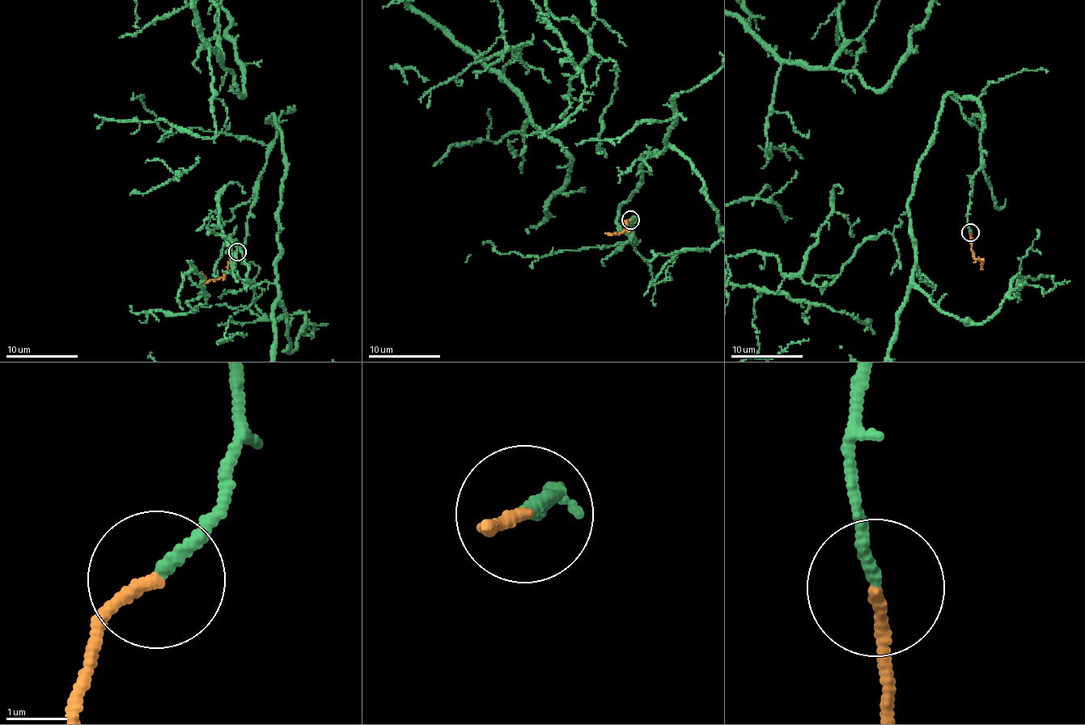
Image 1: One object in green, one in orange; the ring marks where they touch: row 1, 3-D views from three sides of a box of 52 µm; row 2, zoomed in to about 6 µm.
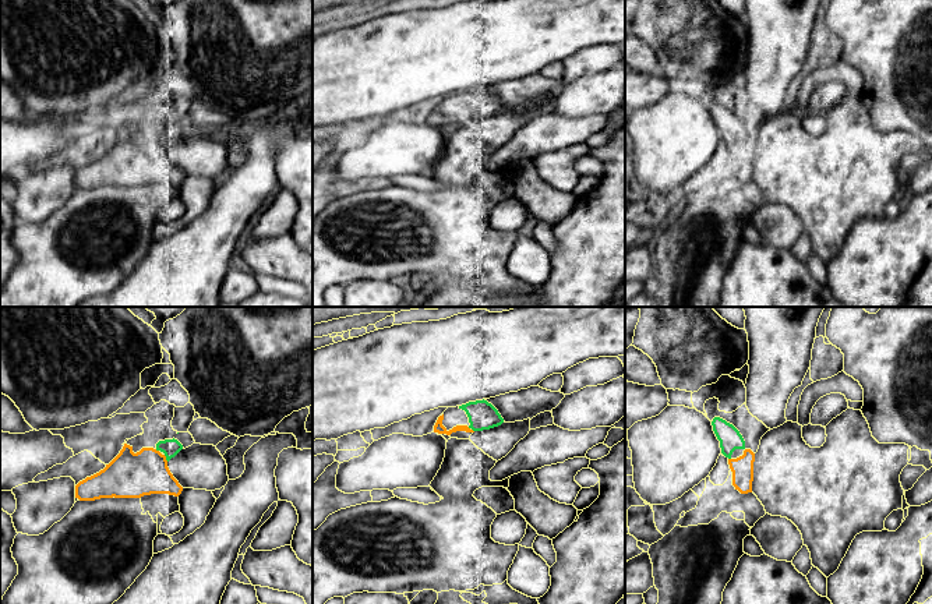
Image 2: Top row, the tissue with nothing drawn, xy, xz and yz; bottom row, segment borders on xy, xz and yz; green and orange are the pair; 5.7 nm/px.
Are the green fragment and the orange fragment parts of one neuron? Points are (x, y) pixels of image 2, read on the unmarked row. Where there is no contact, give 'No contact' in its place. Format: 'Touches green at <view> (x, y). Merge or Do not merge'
Touches green at xy (166, 145). Merge

